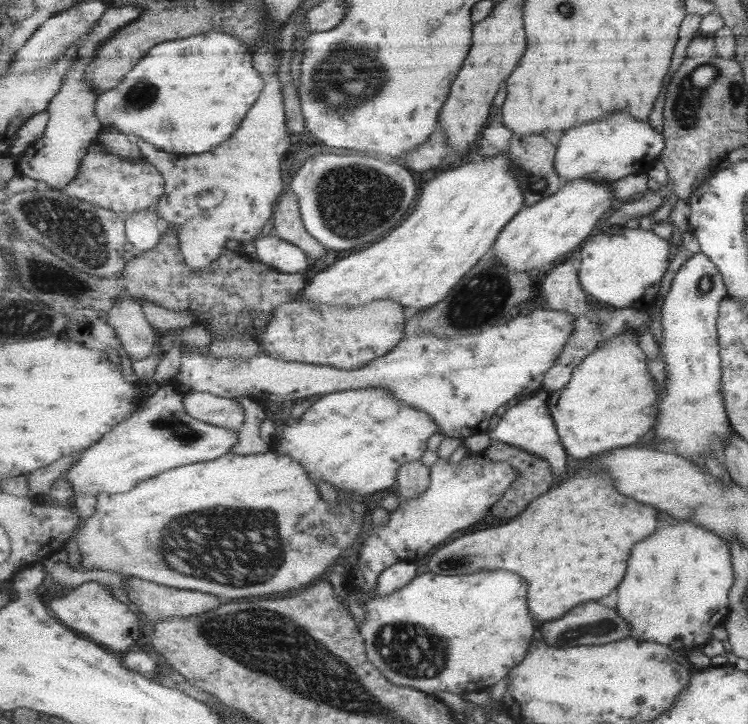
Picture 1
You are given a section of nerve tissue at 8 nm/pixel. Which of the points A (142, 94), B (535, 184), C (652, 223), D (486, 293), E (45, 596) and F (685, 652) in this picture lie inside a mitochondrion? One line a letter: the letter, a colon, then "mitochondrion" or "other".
A: mitochondrion
B: mitochondrion
C: other
D: mitochondrion
E: other
F: other

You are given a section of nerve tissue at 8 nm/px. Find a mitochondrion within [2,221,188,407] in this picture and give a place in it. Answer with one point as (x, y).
(74, 285)

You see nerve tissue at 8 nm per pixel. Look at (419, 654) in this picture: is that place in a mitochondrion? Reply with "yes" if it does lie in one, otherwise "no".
yes

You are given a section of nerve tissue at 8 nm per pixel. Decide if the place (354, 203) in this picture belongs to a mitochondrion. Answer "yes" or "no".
yes

